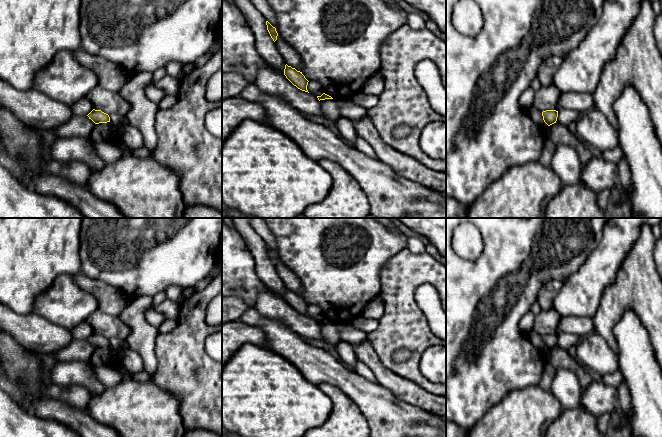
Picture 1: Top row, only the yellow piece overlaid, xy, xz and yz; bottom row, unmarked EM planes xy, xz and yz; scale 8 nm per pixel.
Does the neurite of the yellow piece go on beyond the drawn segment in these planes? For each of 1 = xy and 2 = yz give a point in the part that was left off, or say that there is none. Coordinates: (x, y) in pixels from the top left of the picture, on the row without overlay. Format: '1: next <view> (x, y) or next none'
1: next none
2: next none

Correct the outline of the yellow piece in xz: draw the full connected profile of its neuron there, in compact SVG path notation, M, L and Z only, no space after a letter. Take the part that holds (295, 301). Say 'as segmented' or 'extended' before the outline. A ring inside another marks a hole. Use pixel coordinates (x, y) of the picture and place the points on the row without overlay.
as segmented; M286 288L284 293L284 299L298 313L308 316L307 309L309 305L305 302L302 296L297 295L295 292L292 292L291 290L288 290Z

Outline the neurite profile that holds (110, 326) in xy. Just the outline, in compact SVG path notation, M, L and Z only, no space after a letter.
M100 310L91 314L86 322L92 327L95 334L101 334L108 339L118 338L125 341L130 335L130 328L119 317Z

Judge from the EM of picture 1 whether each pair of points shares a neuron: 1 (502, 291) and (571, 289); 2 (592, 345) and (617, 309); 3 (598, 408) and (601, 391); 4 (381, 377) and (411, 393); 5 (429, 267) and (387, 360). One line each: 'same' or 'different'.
1: different
2: different
3: same
4: same
5: same

